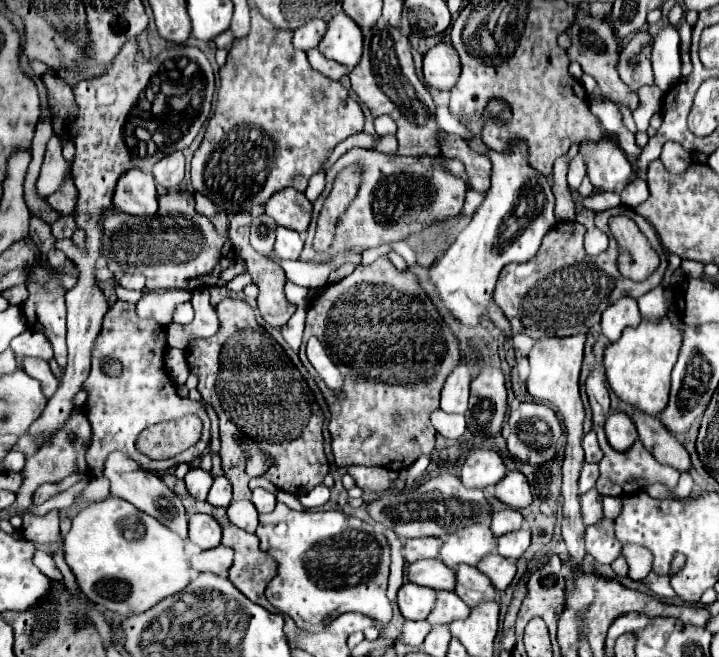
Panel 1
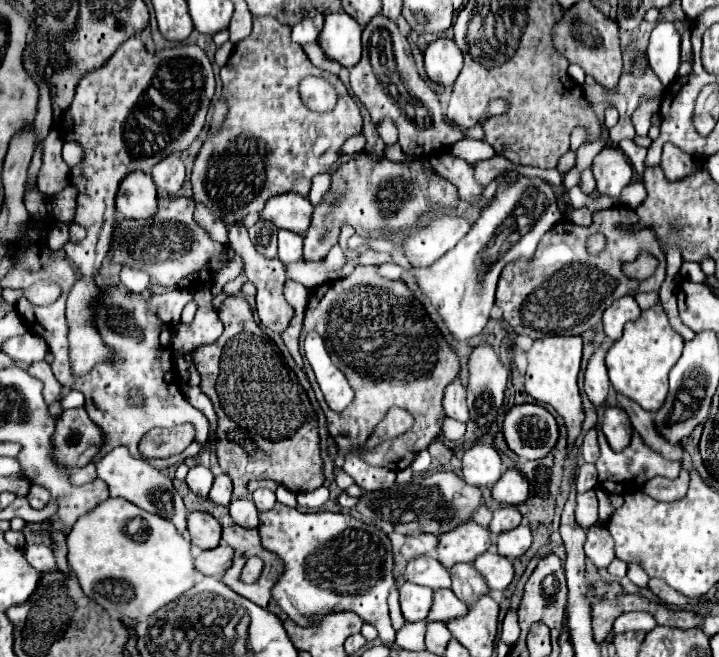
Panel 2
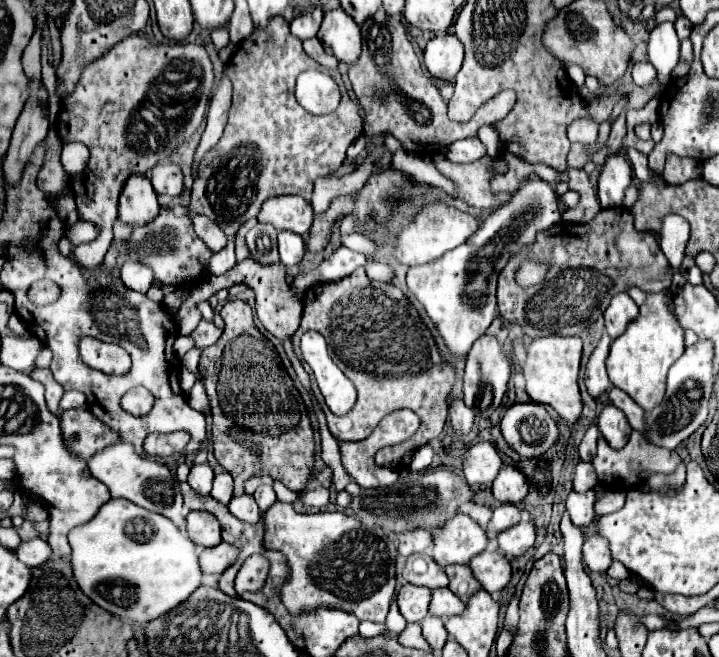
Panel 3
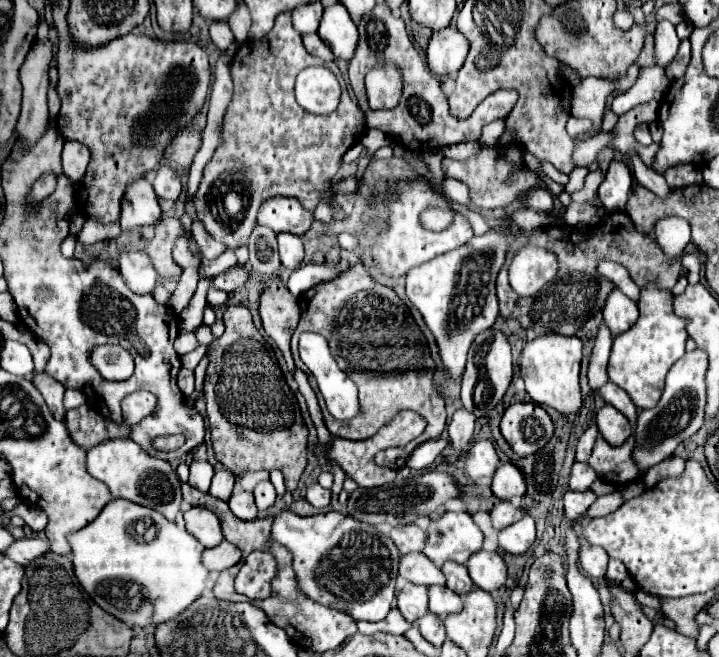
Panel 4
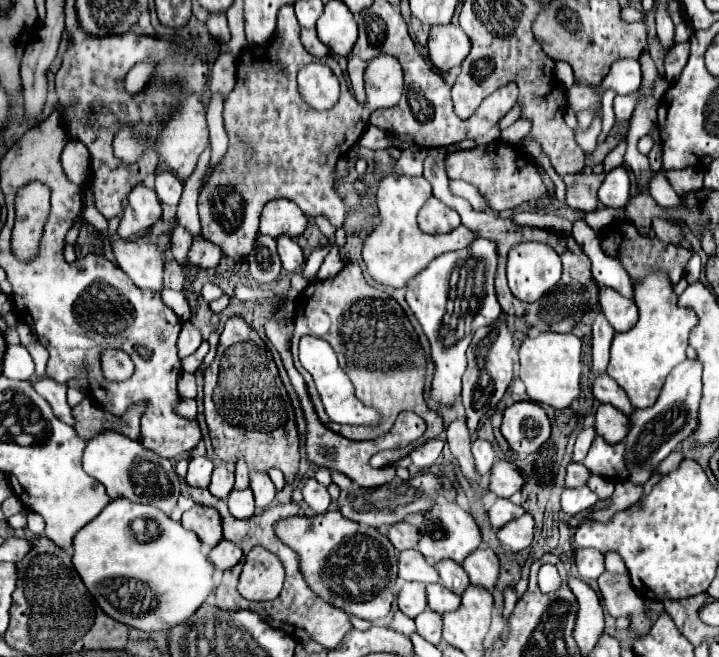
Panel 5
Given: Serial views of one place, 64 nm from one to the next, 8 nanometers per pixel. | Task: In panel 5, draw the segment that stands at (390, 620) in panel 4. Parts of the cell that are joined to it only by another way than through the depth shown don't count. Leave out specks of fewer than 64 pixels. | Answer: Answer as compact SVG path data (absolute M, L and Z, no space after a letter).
M397 610L394 613L392 628L396 628L396 630L402 632L402 634L406 634L408 638L412 638L412 634L416 632L416 628L414 628L414 620L410 620L408 616L404 616L400 610Z

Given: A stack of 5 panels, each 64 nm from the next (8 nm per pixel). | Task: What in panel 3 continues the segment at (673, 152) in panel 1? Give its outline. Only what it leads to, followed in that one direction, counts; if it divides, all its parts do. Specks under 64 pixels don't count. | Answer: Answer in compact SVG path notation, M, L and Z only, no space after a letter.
M668 154L662 178L666 184L674 184L674 186L684 184L688 180L698 180L700 168L702 168L702 164L692 158L680 158L675 154Z

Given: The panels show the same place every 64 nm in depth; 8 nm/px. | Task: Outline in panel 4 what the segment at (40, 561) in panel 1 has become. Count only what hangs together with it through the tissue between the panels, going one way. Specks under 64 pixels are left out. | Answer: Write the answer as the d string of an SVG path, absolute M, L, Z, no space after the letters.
M22 538L22 540L12 542L2 554L8 556L10 560L18 562L18 564L28 564L36 556L44 554L48 548L50 548L50 544L46 540L40 540L40 538Z

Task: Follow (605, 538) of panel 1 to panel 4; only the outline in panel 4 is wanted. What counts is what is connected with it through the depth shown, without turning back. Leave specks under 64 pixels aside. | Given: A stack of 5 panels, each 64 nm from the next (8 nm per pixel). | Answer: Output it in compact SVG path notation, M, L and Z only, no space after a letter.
M582 542L578 564L580 564L580 568L582 568L582 572L586 576L590 576L590 578L604 578L606 564L608 564L608 554L600 546L592 546L592 544Z

